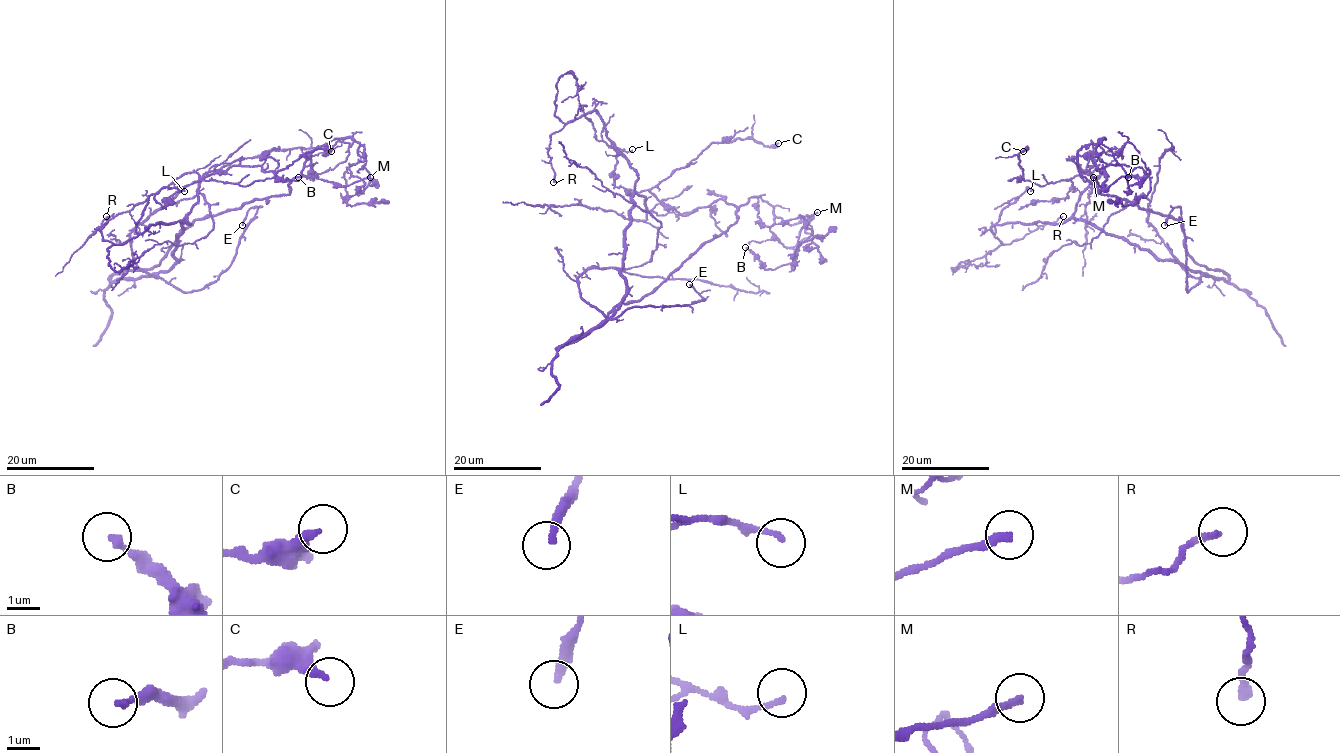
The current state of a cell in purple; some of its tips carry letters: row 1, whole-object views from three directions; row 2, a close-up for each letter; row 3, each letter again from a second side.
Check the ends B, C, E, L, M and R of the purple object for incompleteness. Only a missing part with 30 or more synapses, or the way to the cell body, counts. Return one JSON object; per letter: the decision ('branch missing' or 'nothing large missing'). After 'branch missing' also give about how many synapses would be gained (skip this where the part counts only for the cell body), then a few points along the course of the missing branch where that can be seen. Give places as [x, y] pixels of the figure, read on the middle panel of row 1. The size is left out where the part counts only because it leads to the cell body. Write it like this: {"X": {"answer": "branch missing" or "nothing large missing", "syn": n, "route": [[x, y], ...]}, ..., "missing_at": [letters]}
{"B": {"answer": "nothing large missing"}, "C": {"answer": "nothing large missing"}, "E": {"answer": "nothing large missing"}, "L": {"answer": "nothing large missing"}, "M": {"answer": "nothing large missing"}, "R": {"answer": "nothing large missing"}, "missing_at": []}

